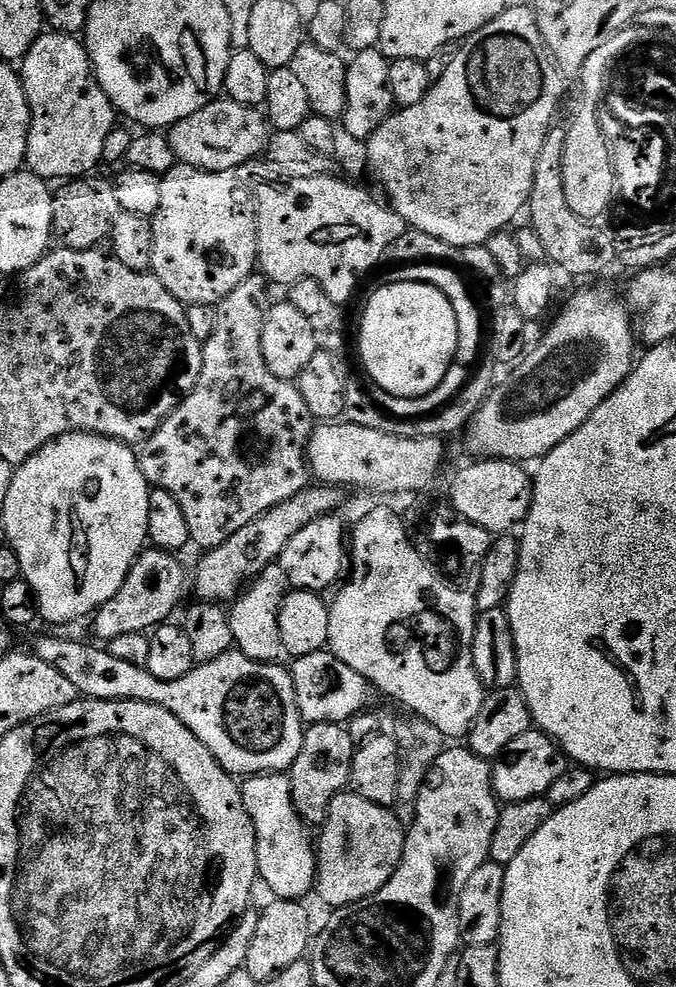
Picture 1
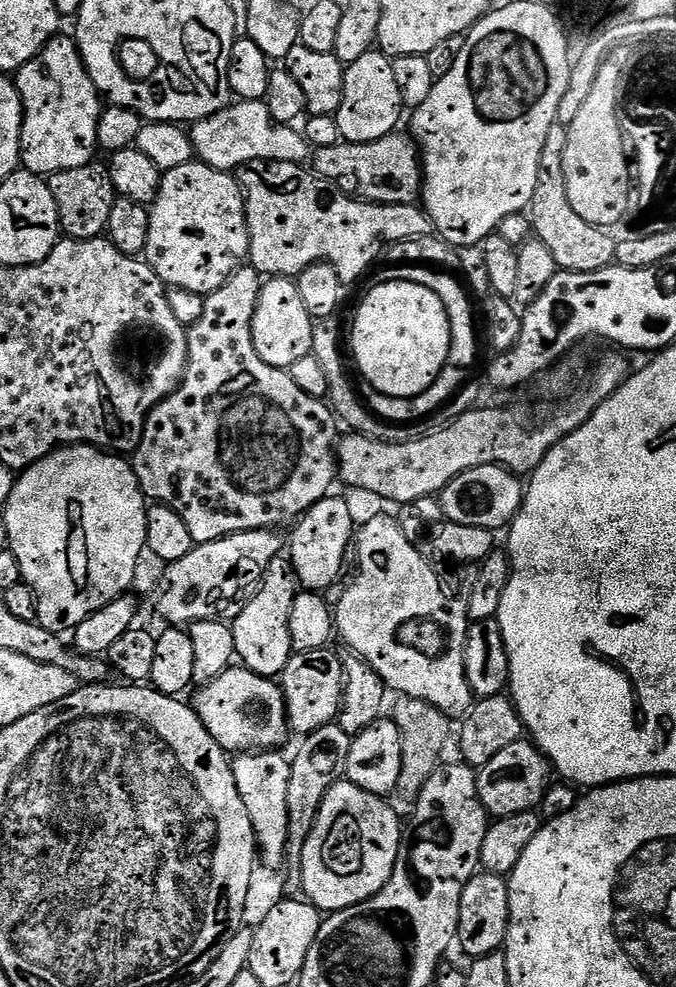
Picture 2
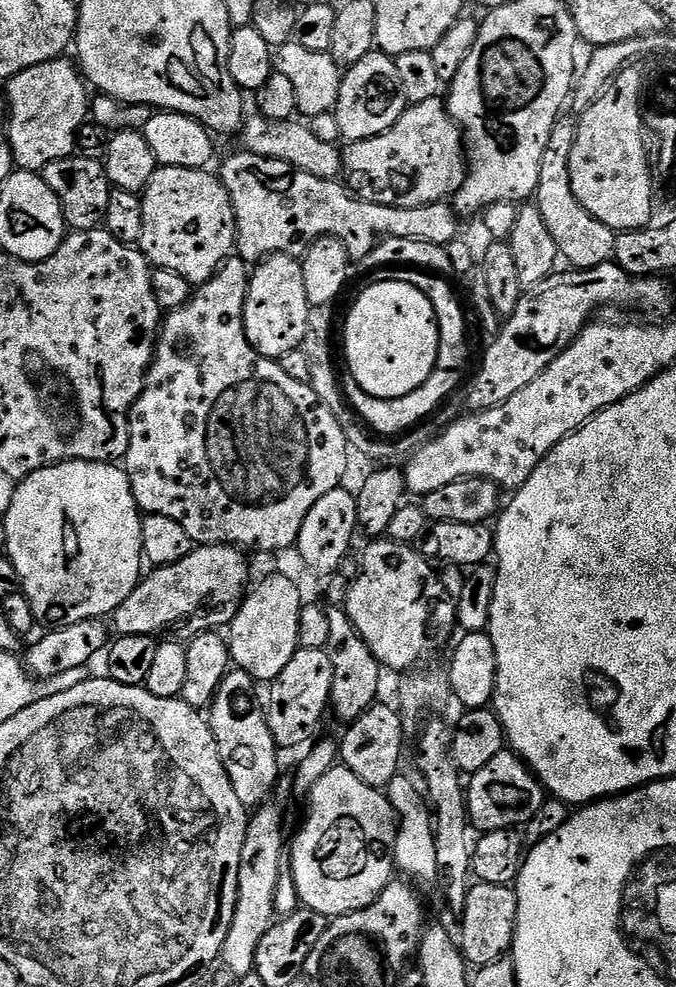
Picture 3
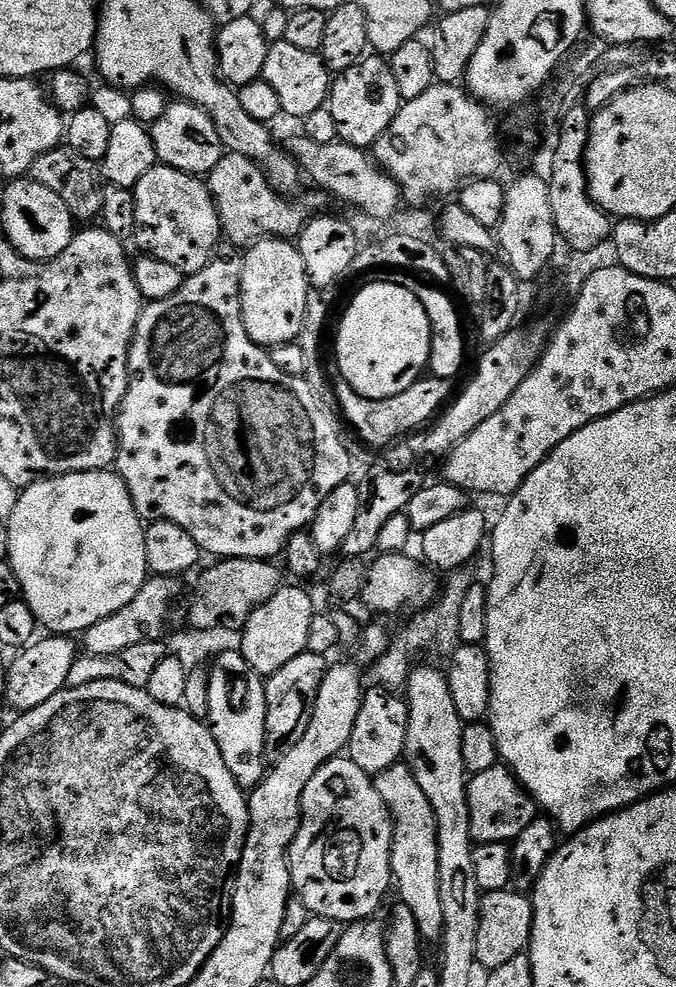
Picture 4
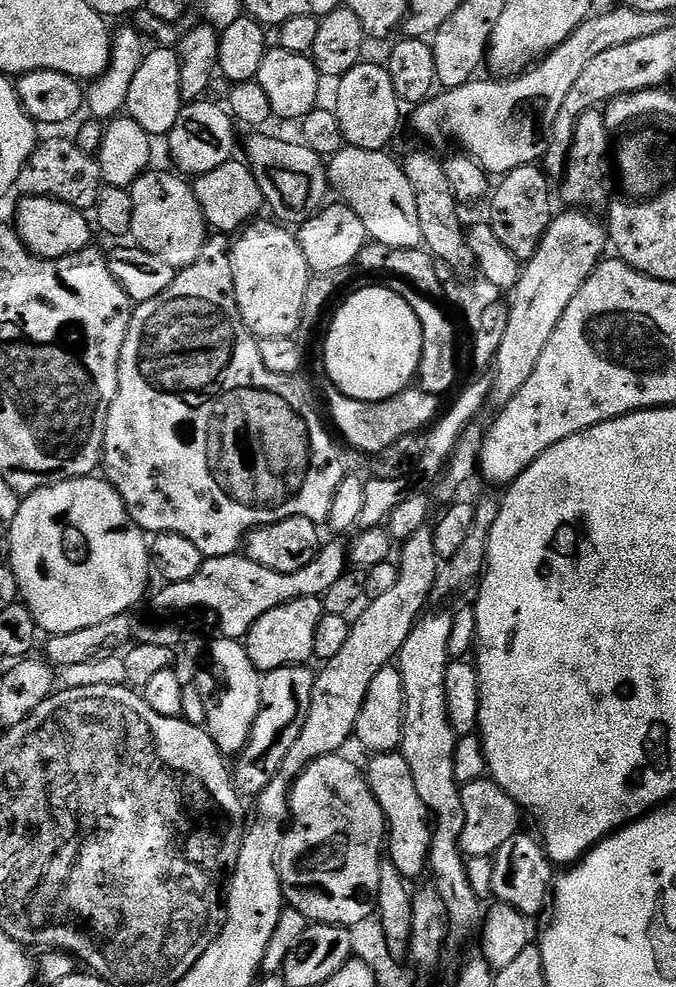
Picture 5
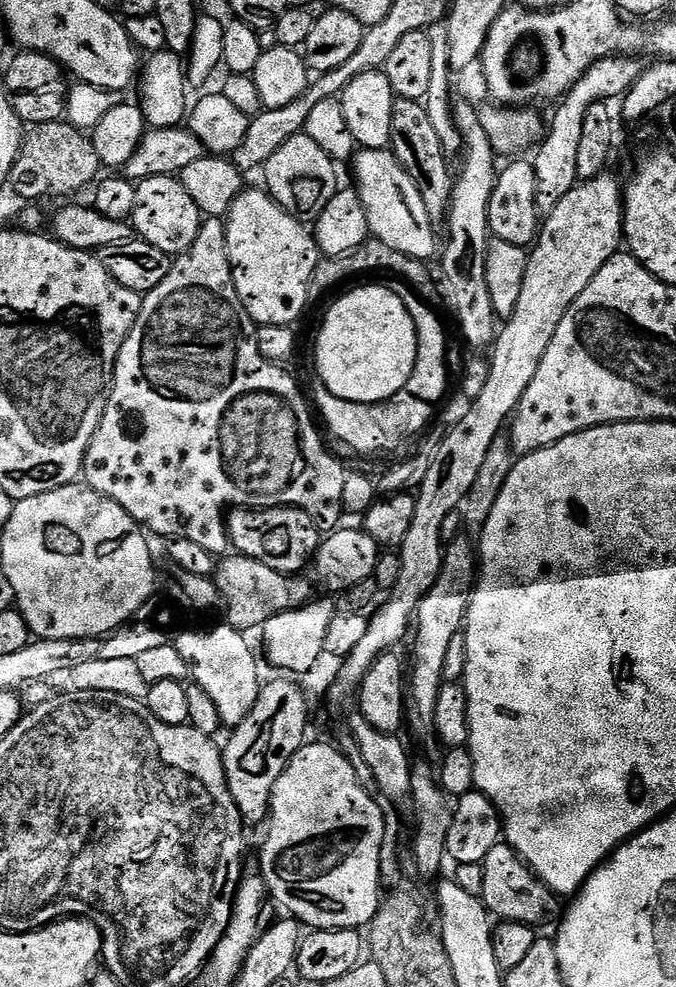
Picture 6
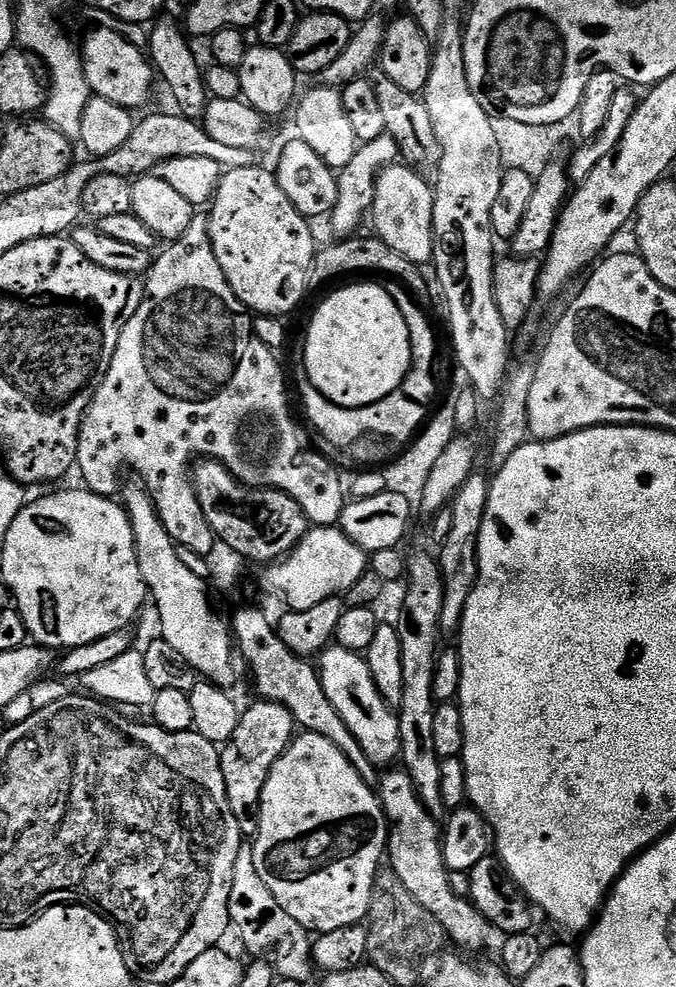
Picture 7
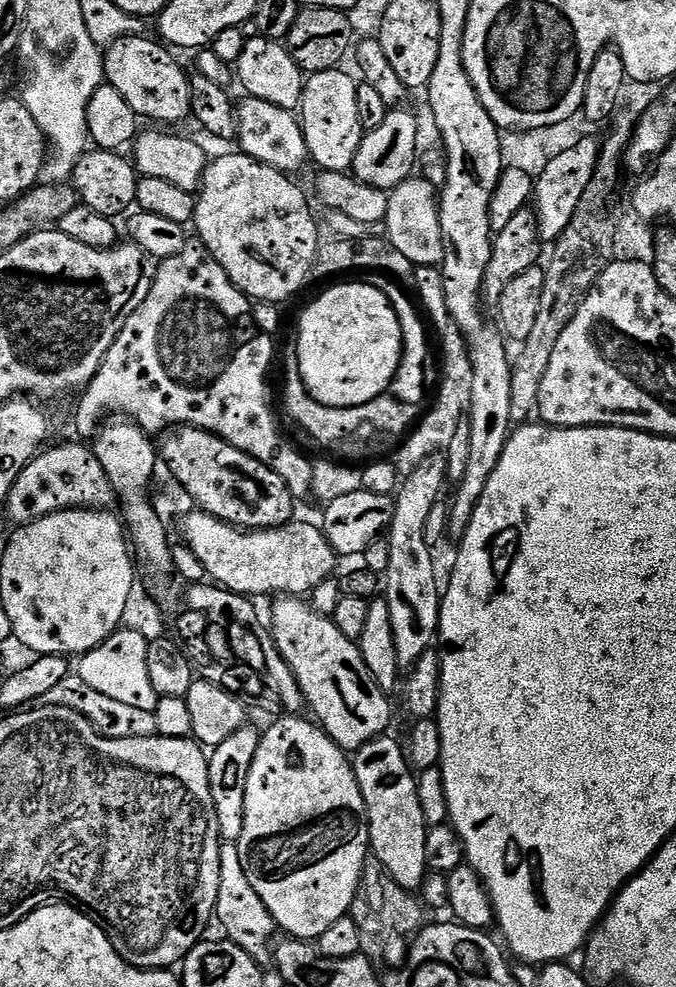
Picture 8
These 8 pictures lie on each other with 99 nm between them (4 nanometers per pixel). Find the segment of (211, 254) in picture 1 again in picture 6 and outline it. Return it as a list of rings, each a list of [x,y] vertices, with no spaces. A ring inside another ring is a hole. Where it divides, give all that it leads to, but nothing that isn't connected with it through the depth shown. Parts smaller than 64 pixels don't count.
[[[151,176],[136,184],[130,223],[139,239],[150,242],[150,246],[158,246],[158,250],[167,252],[169,256],[175,258],[190,247],[194,238],[198,238],[202,213],[194,198],[186,194],[186,186],[182,186],[179,178]]]

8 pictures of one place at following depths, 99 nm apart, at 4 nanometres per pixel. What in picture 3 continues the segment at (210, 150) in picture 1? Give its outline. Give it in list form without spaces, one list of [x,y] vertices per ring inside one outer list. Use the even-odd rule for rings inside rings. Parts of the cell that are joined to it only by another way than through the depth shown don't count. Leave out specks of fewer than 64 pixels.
[[[259,114],[249,115],[244,121],[238,139],[244,143],[241,145],[245,152],[281,160],[323,180],[336,180],[342,172],[341,149],[330,142],[322,142],[322,138],[318,138],[318,134],[314,134],[307,123],[299,124],[299,122],[304,123],[296,118],[271,120]]]

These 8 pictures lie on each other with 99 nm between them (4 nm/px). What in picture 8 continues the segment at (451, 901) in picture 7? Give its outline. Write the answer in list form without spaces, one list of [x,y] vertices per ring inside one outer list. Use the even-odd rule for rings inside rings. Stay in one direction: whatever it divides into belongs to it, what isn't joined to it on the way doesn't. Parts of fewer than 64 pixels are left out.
[[[392,734],[376,736],[359,748],[351,757],[351,761],[360,793],[364,799],[364,810],[368,817],[368,842],[375,863],[382,865],[388,879],[398,886],[409,890],[419,889],[429,873],[426,862],[426,834],[429,825],[424,824],[424,808],[420,805],[419,794],[416,793],[416,780],[408,769],[410,760],[405,749],[402,744],[400,748],[399,742],[392,737]]]

